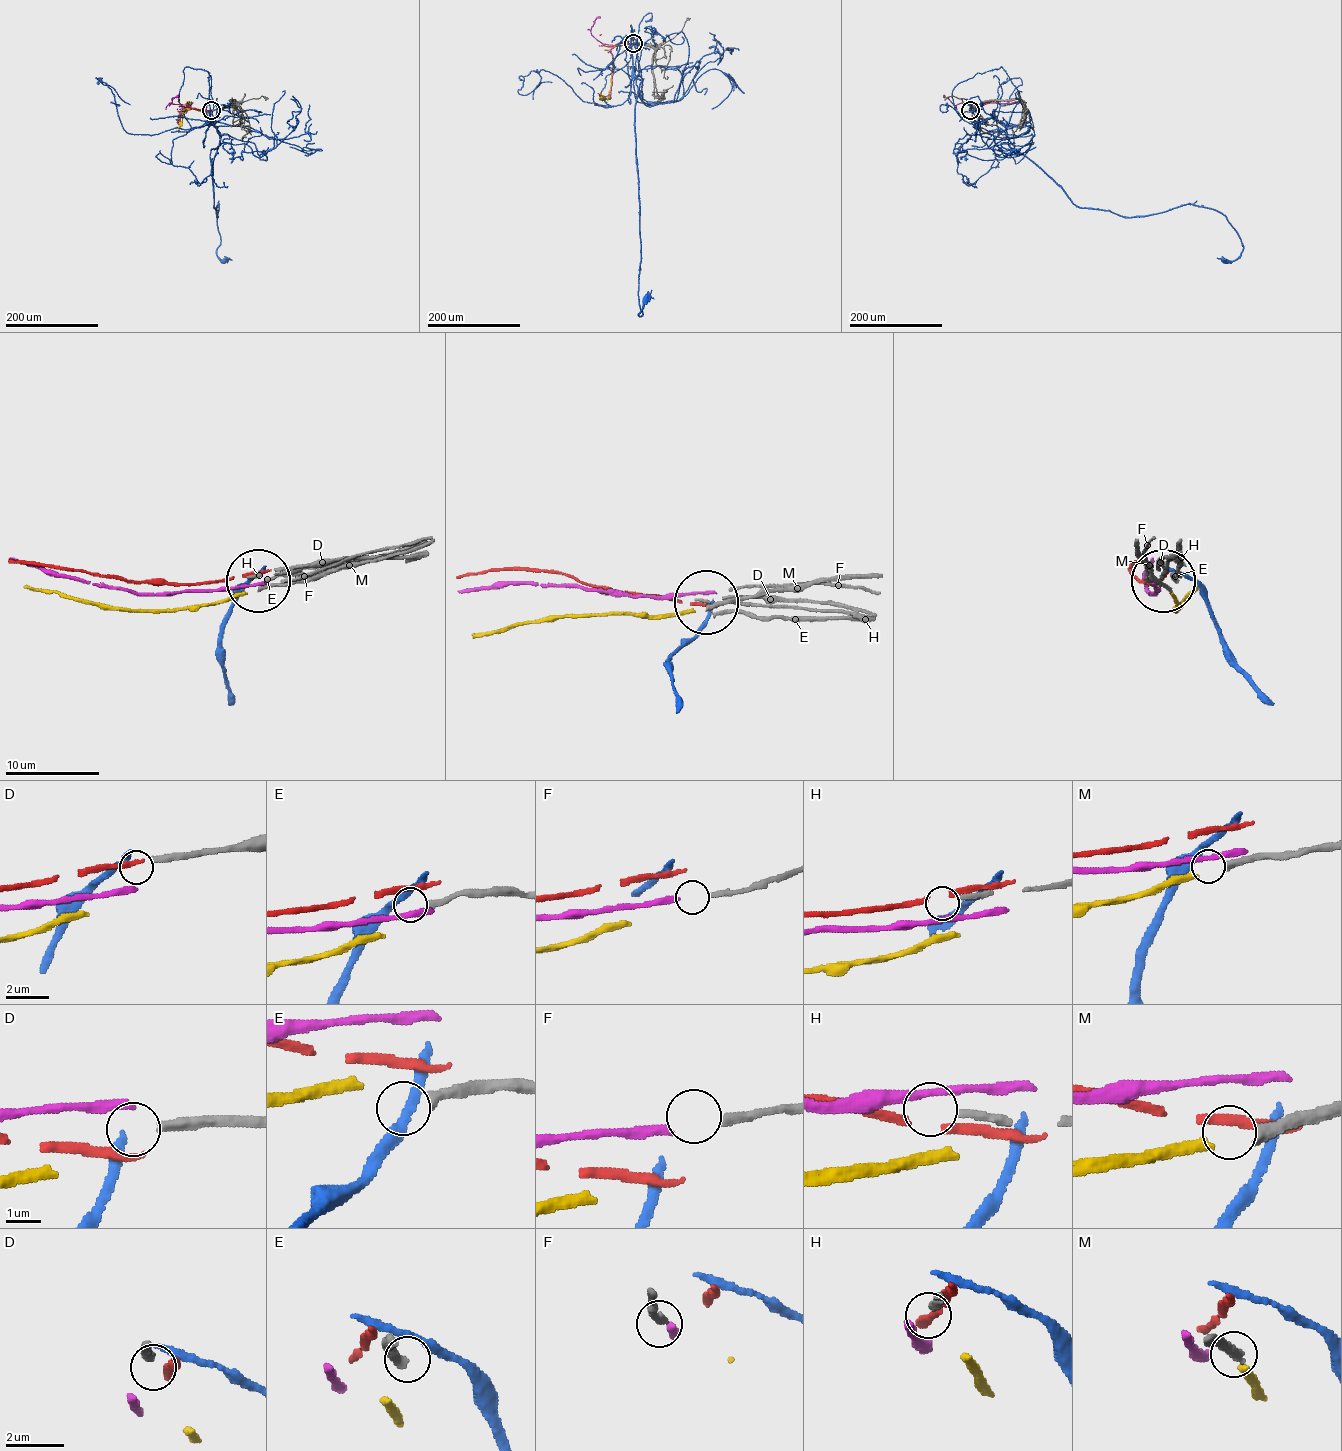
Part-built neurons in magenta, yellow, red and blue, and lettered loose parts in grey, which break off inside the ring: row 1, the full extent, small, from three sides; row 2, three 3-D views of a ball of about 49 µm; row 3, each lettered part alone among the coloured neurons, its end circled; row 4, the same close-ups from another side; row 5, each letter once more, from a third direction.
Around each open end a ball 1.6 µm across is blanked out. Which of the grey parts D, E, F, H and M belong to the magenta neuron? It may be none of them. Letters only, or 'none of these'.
F

